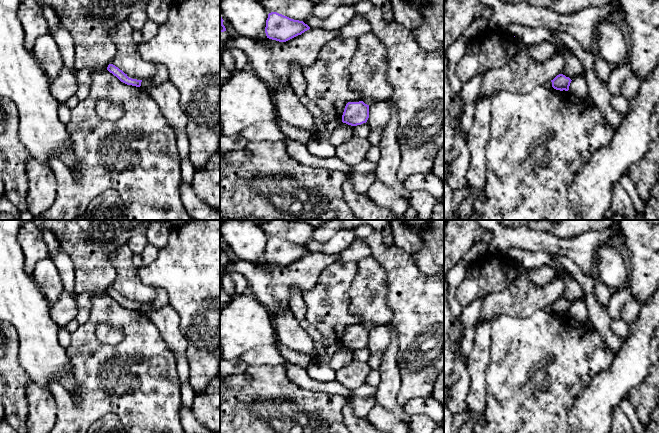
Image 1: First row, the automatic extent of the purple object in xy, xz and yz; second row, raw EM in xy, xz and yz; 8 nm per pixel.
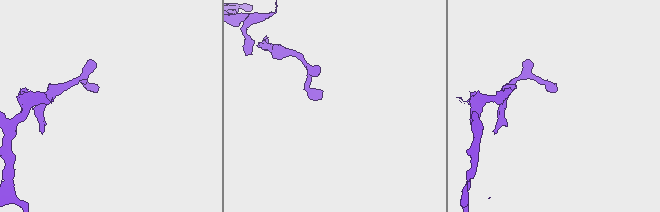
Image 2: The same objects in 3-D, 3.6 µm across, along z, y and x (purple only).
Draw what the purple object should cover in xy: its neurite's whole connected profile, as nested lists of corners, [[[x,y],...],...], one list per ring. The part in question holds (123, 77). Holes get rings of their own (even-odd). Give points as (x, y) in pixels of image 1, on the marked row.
[[[109,64],[107,67],[107,70],[112,73],[114,76],[116,76],[121,82],[132,85],[136,87],[141,86],[142,80],[132,79],[127,76],[122,70],[120,70],[118,67],[116,67],[113,64]]]

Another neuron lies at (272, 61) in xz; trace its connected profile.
[[[310,28],[286,42],[269,38],[256,41],[235,34],[226,40],[226,47],[242,50],[254,73],[273,93],[281,85],[290,83],[290,72],[294,65],[301,69],[310,66],[318,59],[320,49],[338,37],[339,30],[320,28]]]

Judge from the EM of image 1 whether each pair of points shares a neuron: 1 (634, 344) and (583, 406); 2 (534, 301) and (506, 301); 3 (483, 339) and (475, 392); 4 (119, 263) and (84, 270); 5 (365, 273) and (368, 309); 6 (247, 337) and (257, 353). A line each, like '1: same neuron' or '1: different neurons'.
1: same neuron
2: same neuron
3: same neuron
4: different neurons
5: same neuron
6: different neurons

